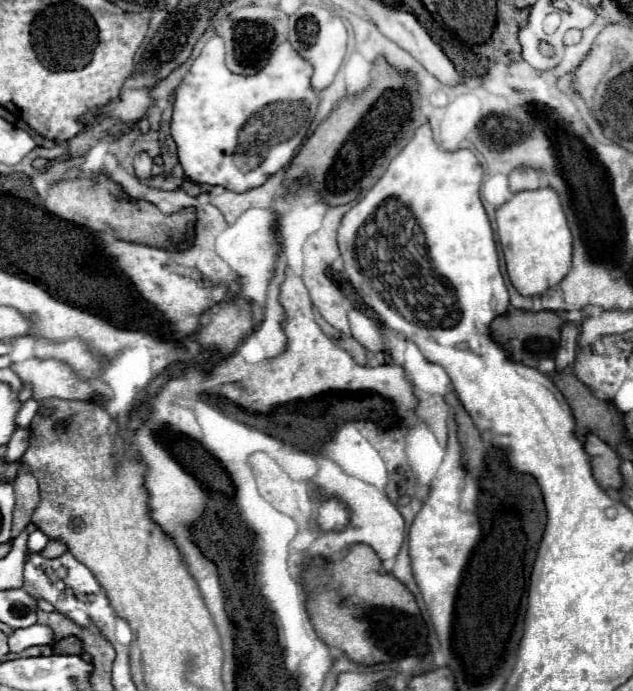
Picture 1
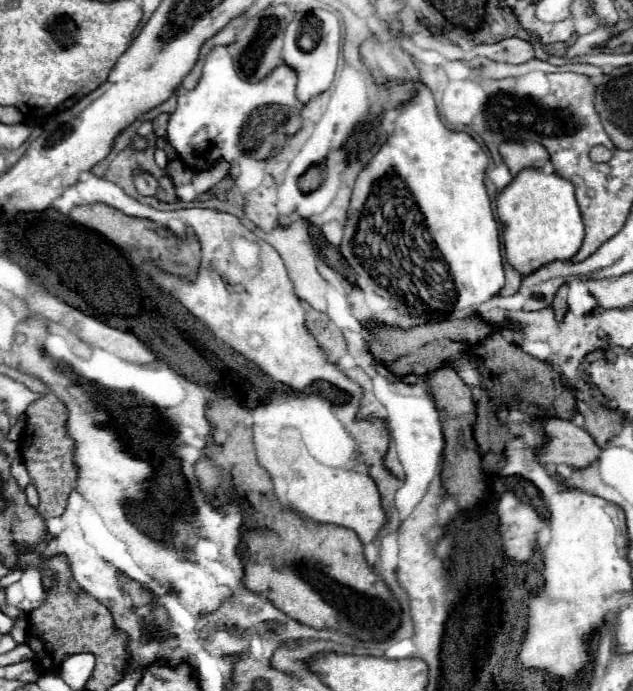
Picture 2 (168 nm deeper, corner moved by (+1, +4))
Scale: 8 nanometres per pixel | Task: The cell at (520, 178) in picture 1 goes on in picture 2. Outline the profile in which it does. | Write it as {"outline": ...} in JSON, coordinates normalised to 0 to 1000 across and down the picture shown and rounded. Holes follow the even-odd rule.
{"outline":[[[793,207],[790,224],[796,227],[796,236],[803,239],[809,256],[821,250],[821,245],[856,245],[866,233],[866,221],[853,207]]]}

